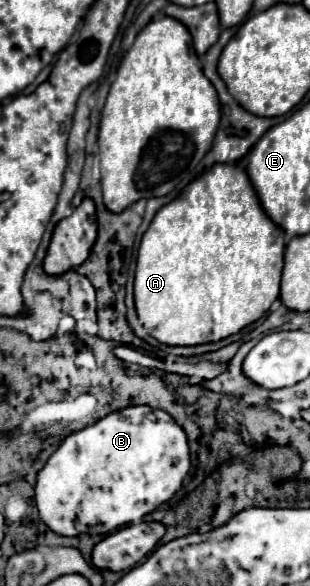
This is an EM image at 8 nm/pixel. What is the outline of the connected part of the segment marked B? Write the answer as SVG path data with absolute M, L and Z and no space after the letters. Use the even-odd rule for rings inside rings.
M130 405L68 435L40 469L34 501L42 521L58 535L104 535L166 503L189 470L188 439L174 417L148 405Z

